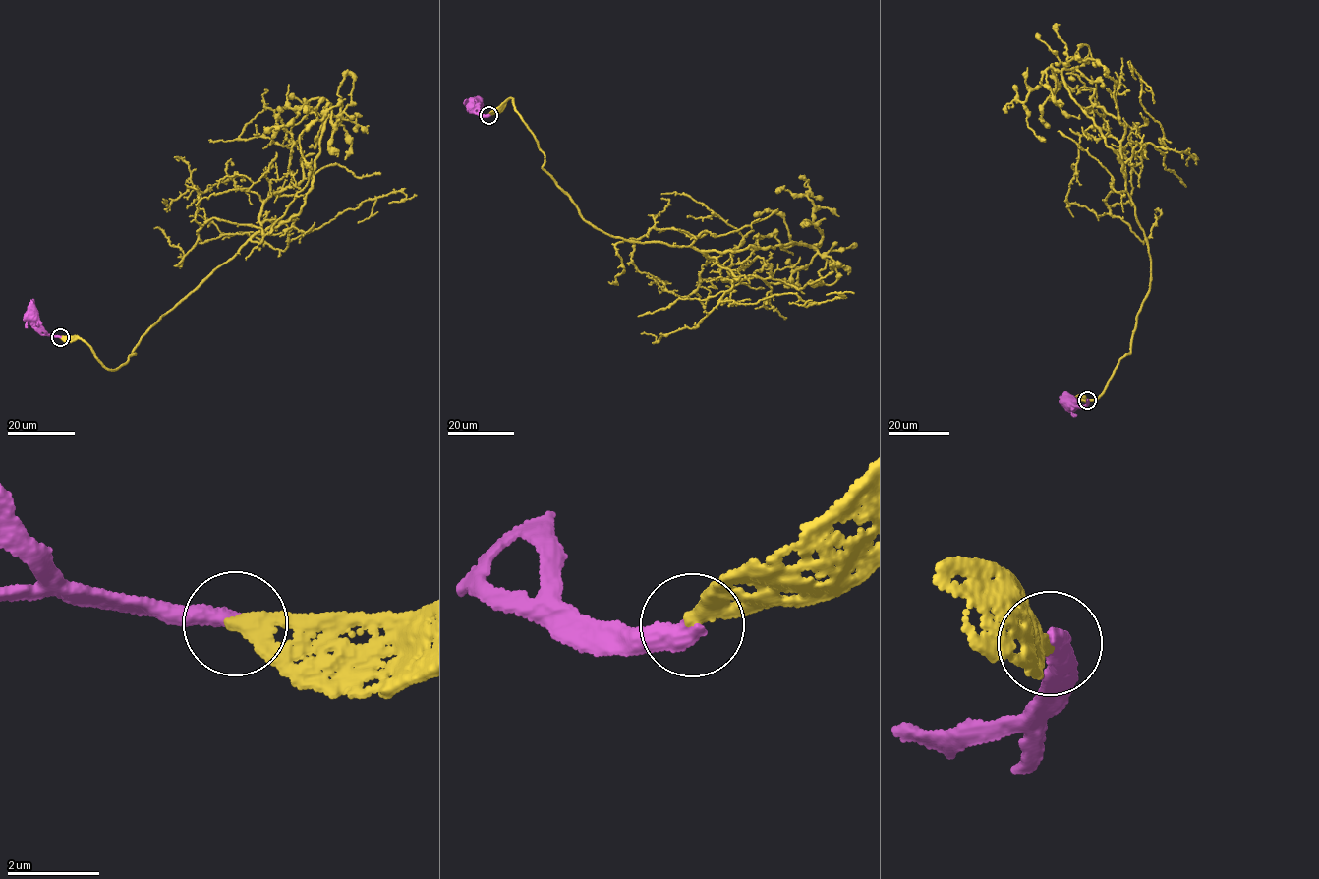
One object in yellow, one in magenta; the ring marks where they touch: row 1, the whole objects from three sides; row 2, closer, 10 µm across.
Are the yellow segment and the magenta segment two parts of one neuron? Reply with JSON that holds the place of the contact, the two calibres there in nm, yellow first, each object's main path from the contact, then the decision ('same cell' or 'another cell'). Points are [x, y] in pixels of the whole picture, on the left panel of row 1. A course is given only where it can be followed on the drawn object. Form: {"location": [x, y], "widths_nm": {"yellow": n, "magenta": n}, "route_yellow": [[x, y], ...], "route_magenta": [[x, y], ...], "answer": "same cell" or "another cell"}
{"location": [60, 337], "widths_nm": {"yellow": 400, "magenta": 400}, "route_yellow": [[59, 337], [78, 336], [111, 370], [258, 233], [298, 215], [330, 104], [300, 134], [312, 169]], "route_magenta": [[59, 337], [47, 334], [30, 312]], "answer": "same cell"}

